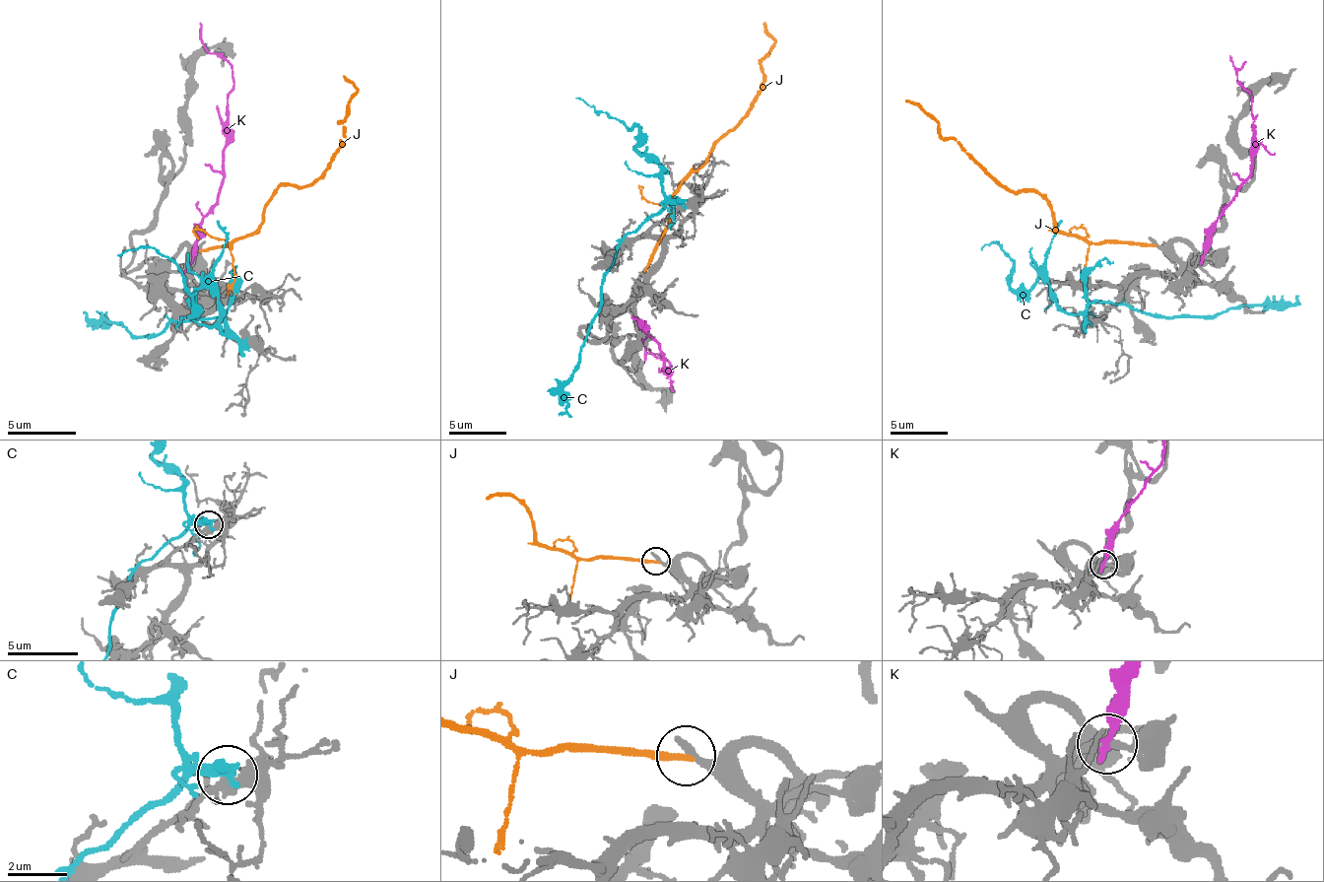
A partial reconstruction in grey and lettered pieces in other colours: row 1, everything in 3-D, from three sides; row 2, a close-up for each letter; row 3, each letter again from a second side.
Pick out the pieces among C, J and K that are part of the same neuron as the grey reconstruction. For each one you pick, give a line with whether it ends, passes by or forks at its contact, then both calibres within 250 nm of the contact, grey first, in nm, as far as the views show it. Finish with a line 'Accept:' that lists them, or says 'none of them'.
Accept: none of them

